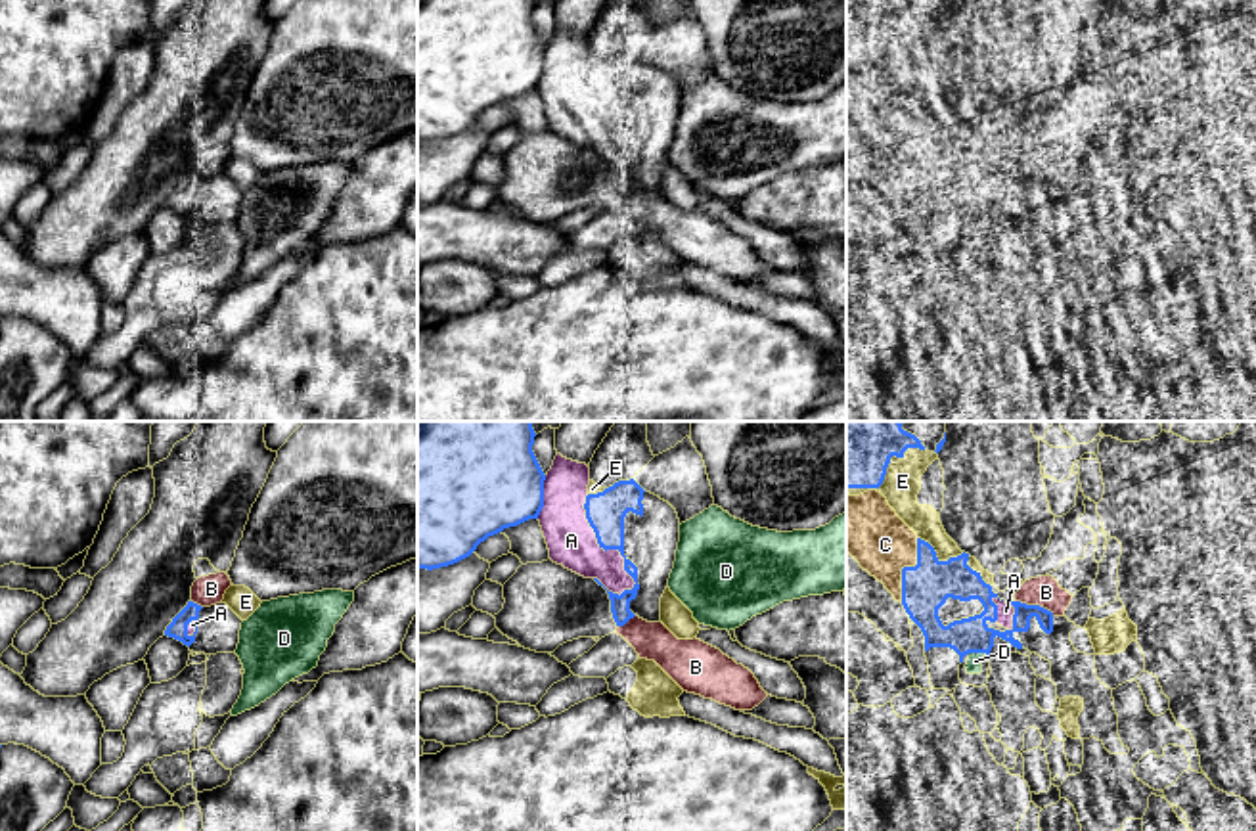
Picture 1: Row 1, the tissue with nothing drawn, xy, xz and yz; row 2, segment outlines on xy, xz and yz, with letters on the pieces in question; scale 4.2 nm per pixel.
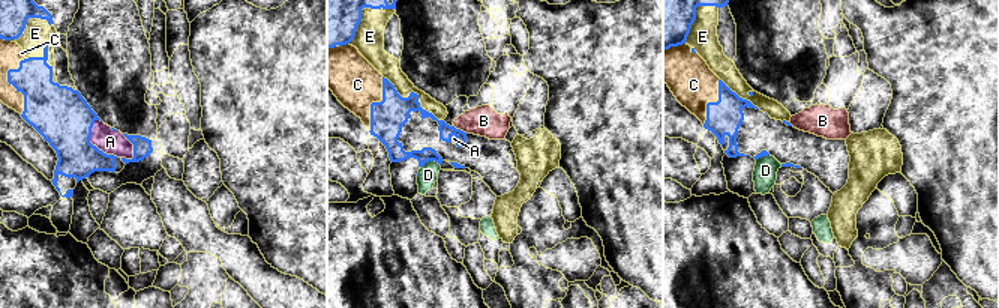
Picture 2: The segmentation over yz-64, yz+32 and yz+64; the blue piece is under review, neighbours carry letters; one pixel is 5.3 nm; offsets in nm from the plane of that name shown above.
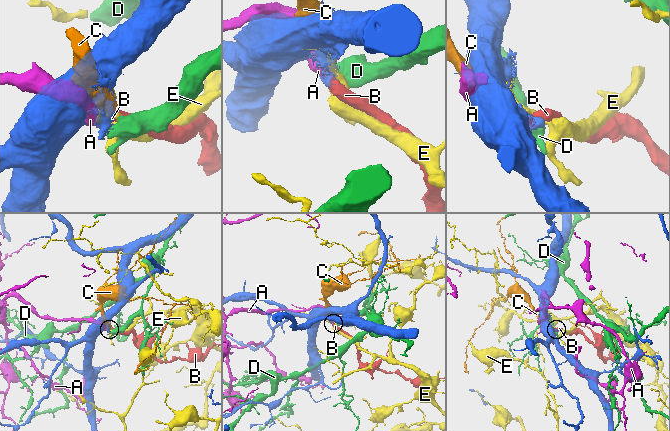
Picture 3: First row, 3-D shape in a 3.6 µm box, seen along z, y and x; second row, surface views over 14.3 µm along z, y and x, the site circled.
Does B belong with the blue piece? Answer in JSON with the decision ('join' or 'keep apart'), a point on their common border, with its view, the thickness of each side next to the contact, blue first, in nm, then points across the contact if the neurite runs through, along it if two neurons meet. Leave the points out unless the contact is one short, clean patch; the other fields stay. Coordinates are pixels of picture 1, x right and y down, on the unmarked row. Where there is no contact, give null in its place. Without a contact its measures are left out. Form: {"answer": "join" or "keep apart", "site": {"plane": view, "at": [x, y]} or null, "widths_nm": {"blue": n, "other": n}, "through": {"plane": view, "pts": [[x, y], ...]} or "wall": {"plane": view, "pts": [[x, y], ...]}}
{"answer": "keep apart", "site": {"plane": "yz", "at": [1034, 177]}, "widths_nm": {"blue": 80, "other": 130}}

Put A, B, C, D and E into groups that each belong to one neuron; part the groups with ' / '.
A B / C / D / E

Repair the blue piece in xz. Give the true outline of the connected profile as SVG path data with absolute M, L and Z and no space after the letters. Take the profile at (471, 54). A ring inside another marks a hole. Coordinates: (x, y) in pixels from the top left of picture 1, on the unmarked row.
M417 0L417 140L454 136L488 107L538 90L546 46L532 23L534 8L534 0Z

